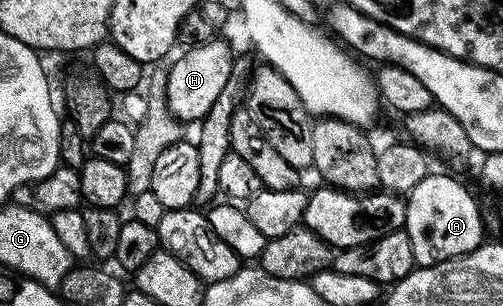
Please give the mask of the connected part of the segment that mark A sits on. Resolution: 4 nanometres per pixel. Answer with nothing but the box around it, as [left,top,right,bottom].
[406,173,484,267]

